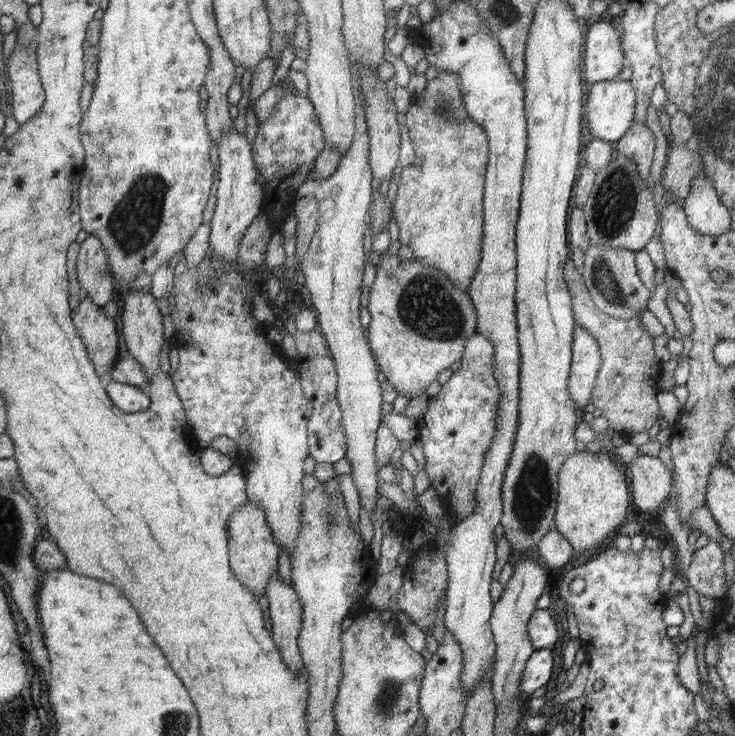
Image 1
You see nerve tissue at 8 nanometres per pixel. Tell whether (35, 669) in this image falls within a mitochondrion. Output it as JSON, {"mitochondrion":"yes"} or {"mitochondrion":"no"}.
{"mitochondrion":"no"}

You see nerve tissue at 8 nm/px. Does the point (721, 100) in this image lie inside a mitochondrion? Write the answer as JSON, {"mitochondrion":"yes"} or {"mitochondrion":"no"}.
{"mitochondrion":"yes"}

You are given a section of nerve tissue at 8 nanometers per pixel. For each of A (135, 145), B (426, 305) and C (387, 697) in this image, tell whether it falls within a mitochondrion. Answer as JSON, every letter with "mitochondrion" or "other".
{"A":"other","B":"mitochondrion","C":"mitochondrion"}

